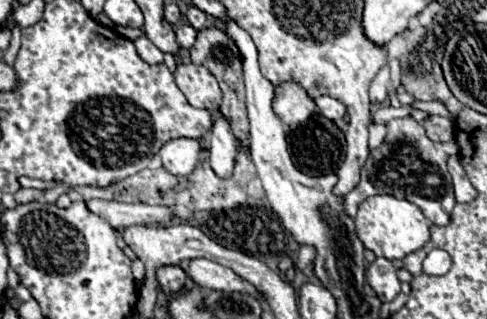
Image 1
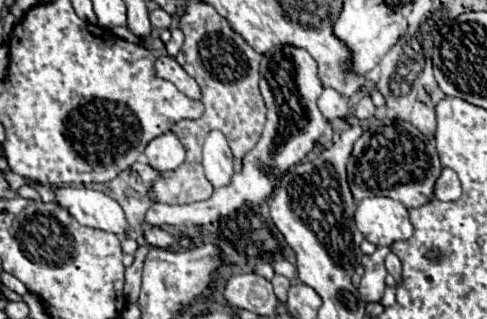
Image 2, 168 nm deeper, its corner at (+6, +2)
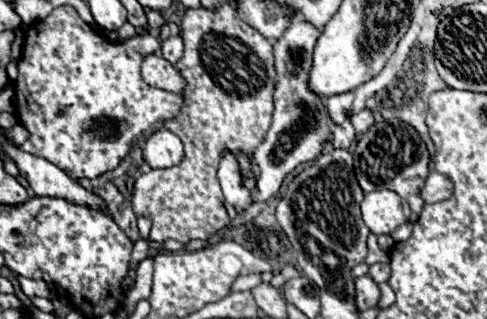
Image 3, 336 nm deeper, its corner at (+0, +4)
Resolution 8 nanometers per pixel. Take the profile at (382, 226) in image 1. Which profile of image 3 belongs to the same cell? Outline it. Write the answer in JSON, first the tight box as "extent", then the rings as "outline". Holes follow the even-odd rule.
{"extent":[360,190,410,234],"outline":[[[374,190],[360,204],[364,224],[374,234],[390,234],[410,220],[410,206],[392,190]]]}

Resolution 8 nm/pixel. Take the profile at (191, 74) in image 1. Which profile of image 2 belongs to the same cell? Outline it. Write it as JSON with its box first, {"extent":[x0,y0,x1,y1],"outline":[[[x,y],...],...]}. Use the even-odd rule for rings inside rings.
{"extent":[156,56,202,100],"outline":[[[172,56],[158,58],[156,60],[156,72],[158,72],[160,78],[172,82],[188,98],[192,98],[192,100],[202,98],[202,90],[198,88],[198,82],[192,76],[188,76],[188,72],[176,62],[176,58],[172,58]]]}

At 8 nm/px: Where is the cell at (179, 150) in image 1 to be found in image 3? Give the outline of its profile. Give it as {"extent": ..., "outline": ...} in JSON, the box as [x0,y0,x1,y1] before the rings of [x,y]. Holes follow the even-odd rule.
{"extent":[142,128,184,168],"outline":[[[162,128],[142,144],[142,156],[150,168],[170,168],[184,158],[184,146],[176,134]]]}

